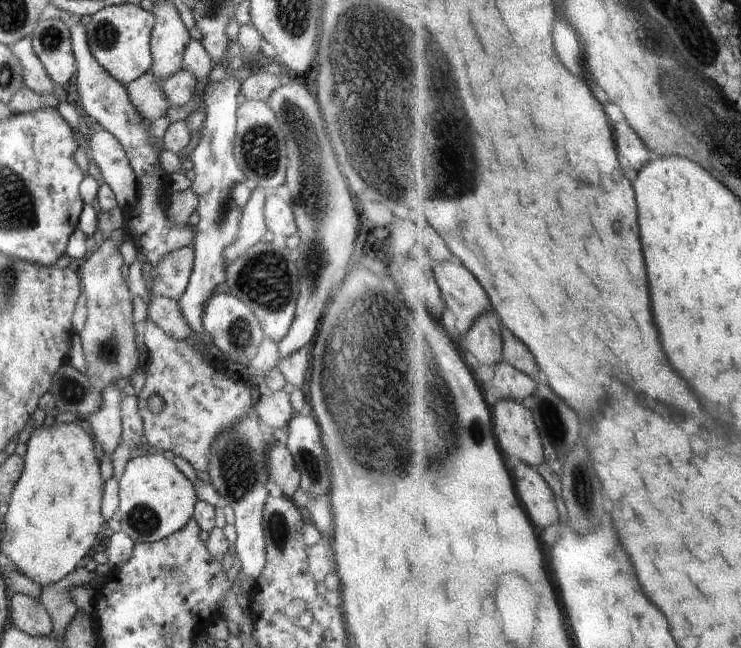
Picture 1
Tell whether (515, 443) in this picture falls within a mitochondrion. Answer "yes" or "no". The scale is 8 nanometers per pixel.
no

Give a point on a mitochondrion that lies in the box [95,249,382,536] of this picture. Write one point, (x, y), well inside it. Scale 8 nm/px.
(238, 471)

